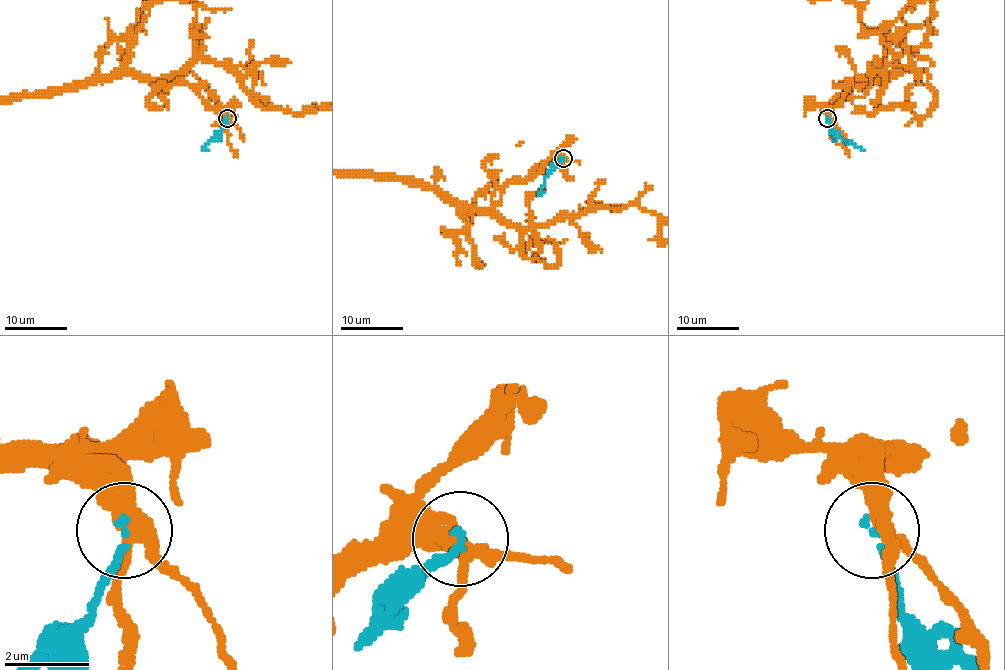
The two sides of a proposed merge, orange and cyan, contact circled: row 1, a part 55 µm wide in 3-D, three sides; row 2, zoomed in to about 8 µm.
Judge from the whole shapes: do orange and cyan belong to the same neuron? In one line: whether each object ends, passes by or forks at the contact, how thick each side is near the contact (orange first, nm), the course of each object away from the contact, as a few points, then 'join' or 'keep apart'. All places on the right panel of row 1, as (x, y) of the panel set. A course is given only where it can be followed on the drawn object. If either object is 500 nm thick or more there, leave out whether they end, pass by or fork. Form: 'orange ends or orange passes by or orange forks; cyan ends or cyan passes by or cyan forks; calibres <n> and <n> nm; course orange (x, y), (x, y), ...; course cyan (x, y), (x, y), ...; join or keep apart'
orange forks; cyan ends; calibres 280 and 160 nm; course cyan (827, 118), (830, 129), (846, 143), (862, 149); keep apart

